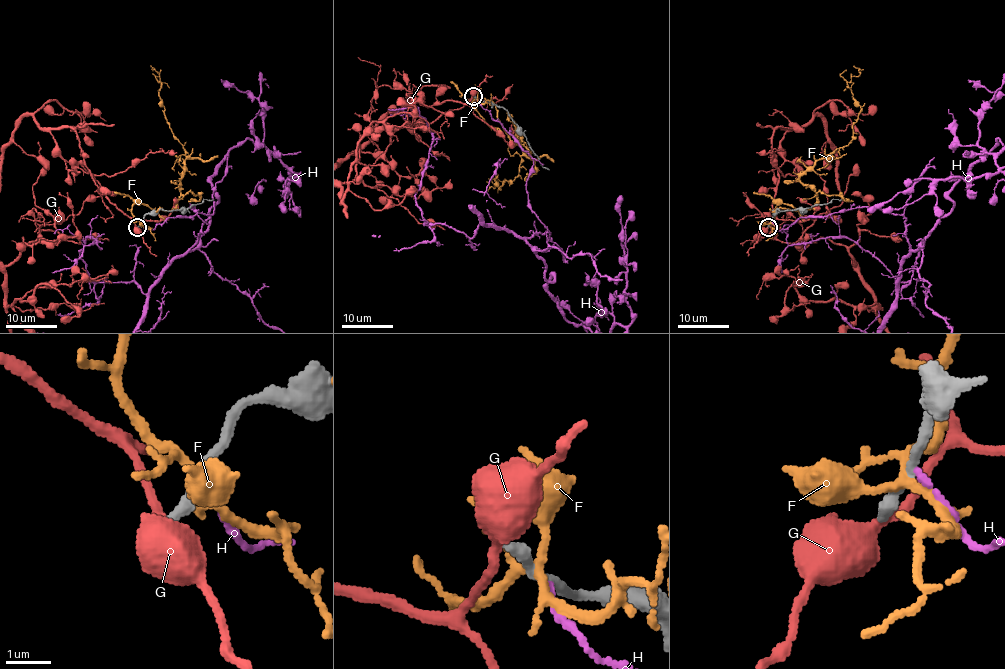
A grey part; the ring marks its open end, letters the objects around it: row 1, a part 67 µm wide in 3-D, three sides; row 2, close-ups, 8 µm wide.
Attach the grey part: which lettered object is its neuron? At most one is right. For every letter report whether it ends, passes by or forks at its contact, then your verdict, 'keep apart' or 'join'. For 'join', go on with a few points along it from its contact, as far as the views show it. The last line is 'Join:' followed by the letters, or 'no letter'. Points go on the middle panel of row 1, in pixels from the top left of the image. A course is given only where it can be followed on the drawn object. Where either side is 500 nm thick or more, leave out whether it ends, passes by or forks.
F: it forks there; keep apart
G: it passes by; keep apart
H: it ends there; keep apart
Join: no letter

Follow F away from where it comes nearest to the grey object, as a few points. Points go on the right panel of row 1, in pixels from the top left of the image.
F: (771, 222), (779, 203), (800, 216), (813, 206), (799, 178), (853, 138), (853, 66)

